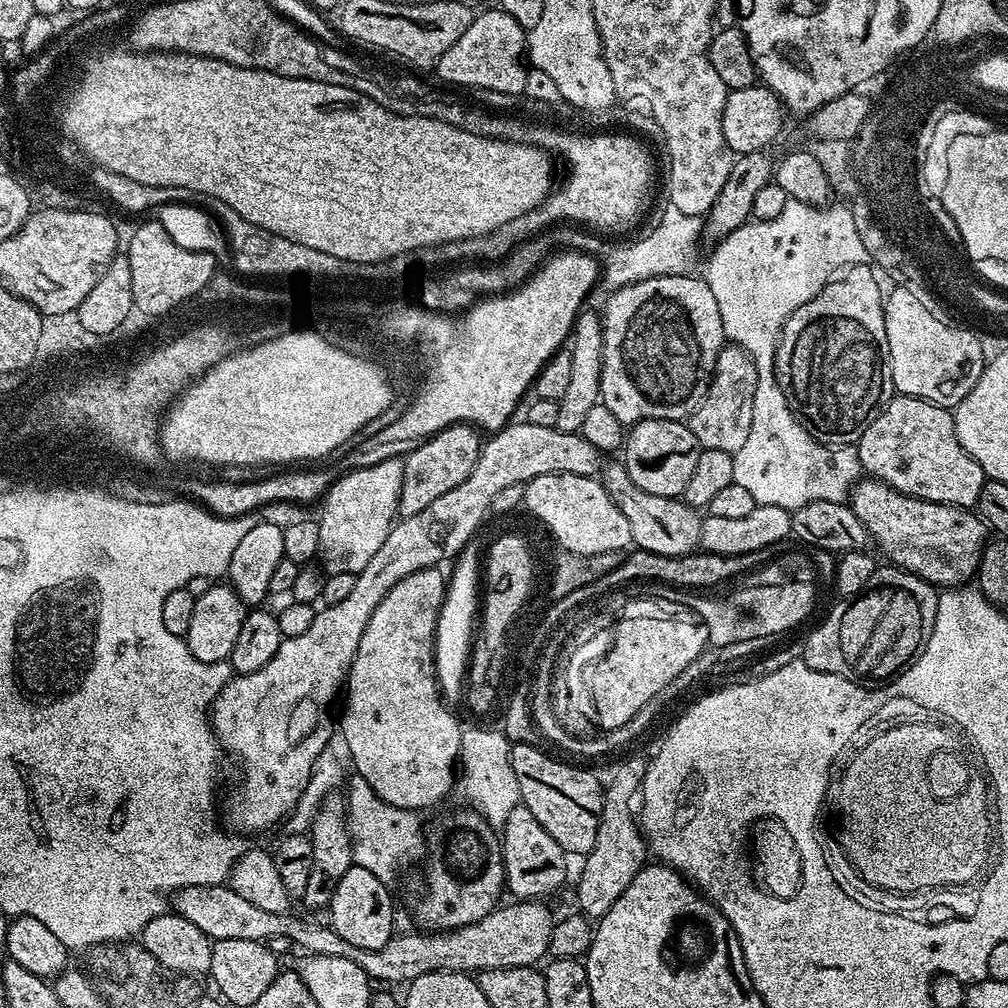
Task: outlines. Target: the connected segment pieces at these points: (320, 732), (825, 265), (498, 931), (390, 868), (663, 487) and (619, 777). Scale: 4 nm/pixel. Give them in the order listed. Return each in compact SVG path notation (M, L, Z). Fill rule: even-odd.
M527 422L509 423L500 429L499 432L491 433L490 438L483 441L480 457L478 462L474 462L474 470L470 470L470 474L466 478L466 482L462 482L458 486L454 486L454 490L446 490L446 494L442 494L438 498L434 498L434 502L430 502L430 506L426 506L426 510L418 510L418 514L413 516L405 516L397 519L390 531L386 534L386 542L382 542L382 546L374 554L374 558L370 558L370 562L366 562L366 566L362 566L362 570L356 573L356 581L350 590L349 596L342 598L342 602L334 602L333 604L321 607L317 611L314 622L310 622L310 626L303 634L297 636L283 637L278 646L278 652L260 670L254 670L250 674L236 674L225 684L221 692L216 693L210 700L210 727L216 733L217 741L225 749L228 748L234 755L240 759L240 768L244 773L240 776L240 781L236 784L236 789L228 796L228 824L229 829L235 830L237 833L244 832L260 832L263 828L272 828L280 819L287 817L289 813L296 807L296 803L300 800L300 796L306 790L306 786L312 777L312 771L316 769L318 761L325 755L324 747L328 744L328 739L332 736L332 728L334 732L334 716L332 720L332 703L341 695L342 689L345 687L348 679L348 672L352 668L354 662L354 654L358 654L358 642L362 642L362 630L366 630L366 622L370 622L370 614L374 614L374 610L378 610L378 602L382 602L382 598L386 598L386 594L390 594L390 590L394 590L394 586L398 586L398 582L402 582L402 578L406 578L410 574L414 574L423 568L435 568L443 565L443 560L451 561L453 558L463 552L464 547L473 539L472 536L476 532L476 527L484 520L484 515L489 515L494 497L501 490L506 490L506 486L511 484L527 484L529 480L538 478L542 474L578 474L579 476L595 477L602 468L602 454L594 446L590 446L590 442L586 442L586 438L581 436L579 432L563 432L557 428L550 426L534 426Z
M789 199L786 202L786 207L783 208L782 214L778 214L778 218L770 220L758 220L743 224L738 230L734 230L730 235L725 236L723 240L715 245L716 249L708 256L708 261L704 264L704 272L702 279L710 286L710 291L714 293L714 298L718 298L718 314L722 314L722 326L724 327L724 338L729 345L741 348L752 359L754 370L756 371L756 385L754 386L754 418L750 426L750 438L746 438L746 443L743 444L742 450L738 450L733 455L734 462L734 478L733 484L742 486L746 491L754 497L754 502L765 504L766 506L778 506L779 508L787 508L795 510L806 506L810 502L844 502L849 499L852 486L861 477L862 469L860 467L860 459L858 458L858 450L851 444L841 444L839 446L829 446L823 444L821 440L816 440L808 433L799 420L792 413L792 407L786 402L786 396L782 394L782 388L778 386L776 378L776 351L778 350L778 342L780 335L784 329L784 324L788 320L790 314L794 314L794 310L798 310L798 306L802 306L806 302L810 302L810 298L814 298L819 294L828 281L833 279L841 270L847 269L849 266L857 264L868 264L869 254L867 245L864 244L864 237L856 237L856 229L852 225L852 219L849 219L849 214L846 211L841 211L841 208L836 208L836 213L829 212L824 206L807 204L801 200Z
M227 883L186 886L170 896L171 911L194 922L194 926L198 926L198 930L202 930L202 934L206 934L213 942L220 939L271 942L283 936L295 947L297 944L305 948L302 949L305 953L348 958L357 963L373 981L389 980L401 986L427 972L476 974L485 968L531 968L539 965L548 956L554 915L547 908L547 903L538 900L511 903L501 903L490 914L486 914L486 918L461 928L425 932L415 930L405 936L396 934L386 942L386 946L378 950L362 950L358 946L350 946L350 942L346 942L346 938L338 935L329 925L318 925L310 918L304 917L303 920L300 916L292 916L291 911L258 910L258 906L246 902L246 898L242 898L242 894L238 894Z
M353 779L346 799L346 827L352 839L352 863L355 867L370 870L378 879L391 882L396 876L396 867L409 860L423 845L426 838L425 825L420 825L419 811L390 806L365 780Z
M642 420L631 425L624 437L622 463L630 482L646 494L679 497L684 491L694 466L698 466L700 443L694 438L691 427L681 420Z
M642 759L628 760L616 768L612 781L604 788L604 805L598 822L598 838L587 856L583 857L580 877L576 880L576 904L581 913L589 918L599 918L614 906L614 902L634 882L634 878L645 867L646 837L634 815L634 808L628 803L634 800L644 782L646 764ZM632 812L633 816L632 817Z

